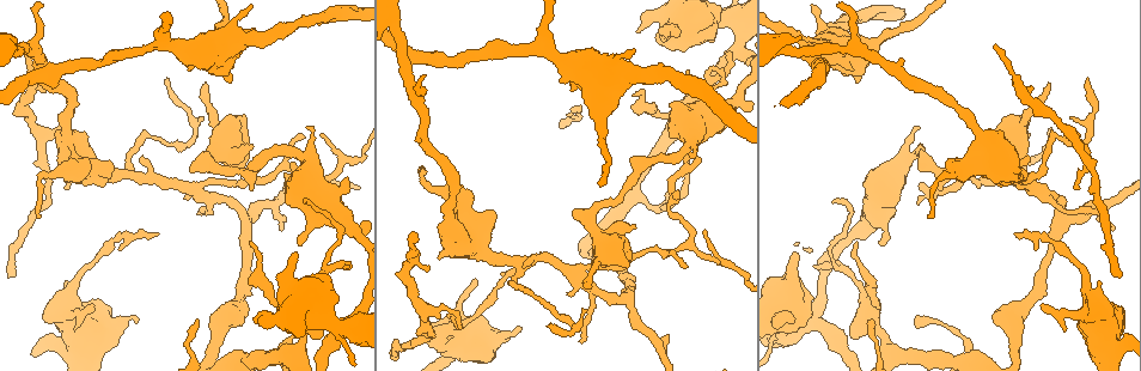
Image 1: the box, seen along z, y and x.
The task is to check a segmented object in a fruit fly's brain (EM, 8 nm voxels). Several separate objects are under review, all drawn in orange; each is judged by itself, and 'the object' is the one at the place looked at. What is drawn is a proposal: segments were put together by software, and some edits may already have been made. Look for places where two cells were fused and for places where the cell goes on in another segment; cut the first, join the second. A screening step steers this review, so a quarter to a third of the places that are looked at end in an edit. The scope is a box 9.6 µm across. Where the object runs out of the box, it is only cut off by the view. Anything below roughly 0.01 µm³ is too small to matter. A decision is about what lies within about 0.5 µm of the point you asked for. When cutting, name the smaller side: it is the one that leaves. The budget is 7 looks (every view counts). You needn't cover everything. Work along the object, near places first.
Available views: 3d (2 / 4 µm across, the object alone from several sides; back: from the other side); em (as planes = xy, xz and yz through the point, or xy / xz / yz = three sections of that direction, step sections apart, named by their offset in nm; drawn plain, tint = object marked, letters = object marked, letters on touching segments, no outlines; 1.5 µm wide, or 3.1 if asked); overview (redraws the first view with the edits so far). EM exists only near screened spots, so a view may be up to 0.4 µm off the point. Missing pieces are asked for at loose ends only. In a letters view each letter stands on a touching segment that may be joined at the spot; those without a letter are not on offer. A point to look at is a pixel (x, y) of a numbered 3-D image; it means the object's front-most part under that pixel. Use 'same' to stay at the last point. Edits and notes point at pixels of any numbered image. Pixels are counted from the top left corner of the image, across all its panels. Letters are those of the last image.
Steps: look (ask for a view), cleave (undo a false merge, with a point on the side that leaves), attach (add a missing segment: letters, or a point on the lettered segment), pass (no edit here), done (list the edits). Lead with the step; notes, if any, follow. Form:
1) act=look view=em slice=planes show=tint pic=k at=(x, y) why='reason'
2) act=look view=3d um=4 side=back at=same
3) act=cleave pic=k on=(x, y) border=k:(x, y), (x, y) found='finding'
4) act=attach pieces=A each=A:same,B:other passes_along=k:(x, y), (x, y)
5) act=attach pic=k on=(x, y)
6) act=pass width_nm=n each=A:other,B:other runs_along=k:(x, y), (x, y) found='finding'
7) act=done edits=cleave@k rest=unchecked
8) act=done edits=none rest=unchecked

act=look view=3d um=2 pic=1 at=(92, 304) why='free end'

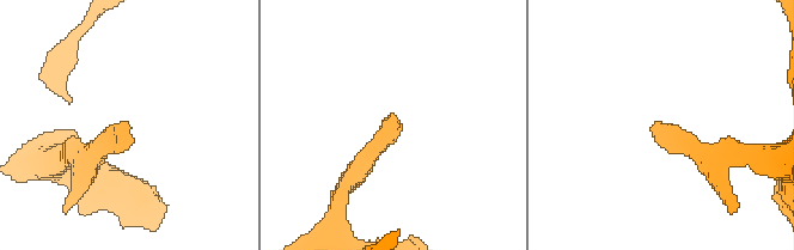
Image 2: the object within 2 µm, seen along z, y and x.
act=look view=em slice=planes show=letters pic=2 at=(129, 126)

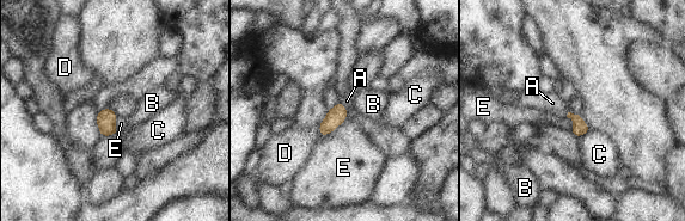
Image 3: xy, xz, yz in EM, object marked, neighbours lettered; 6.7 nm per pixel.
act=attach pieces=A each=A:same,B:other,C:other,D:other,E:other passes_along=3:(337, 115), (342, 104), (347, 100) found='it goes on there'

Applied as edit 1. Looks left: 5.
act=look view=em slice=xz step=8 show=letters pic=1 at=(995, 45) why='branch stops here'

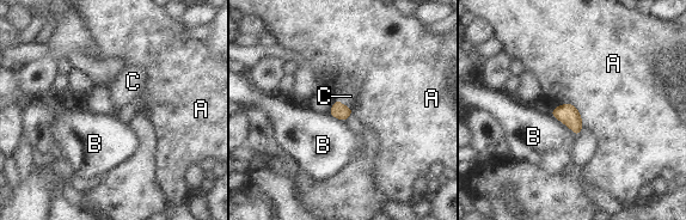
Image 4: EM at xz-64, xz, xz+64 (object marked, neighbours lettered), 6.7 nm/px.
act=attach pieces=C each=A:other,B:other,C:same found='the cell continues'

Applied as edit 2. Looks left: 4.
act=look view=overview why='see it whole again'

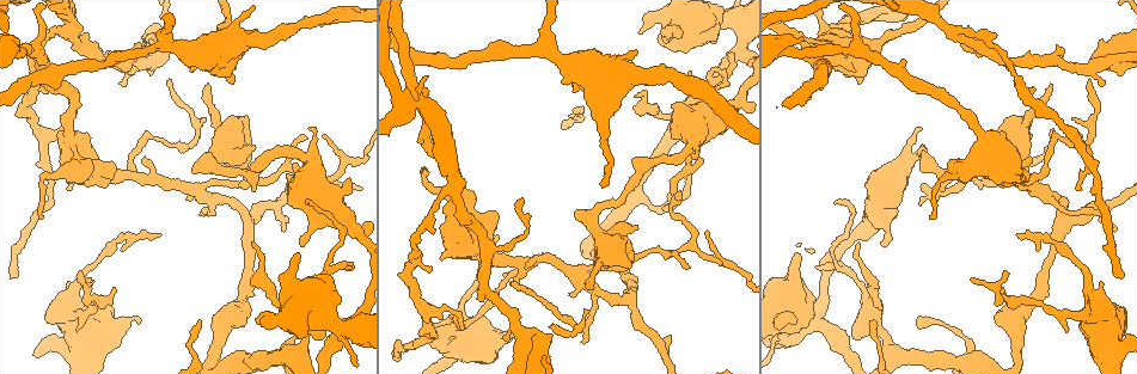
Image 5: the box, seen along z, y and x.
act=look view=3d um=4 pic=5 at=(628, 264) why='stops while still wide'

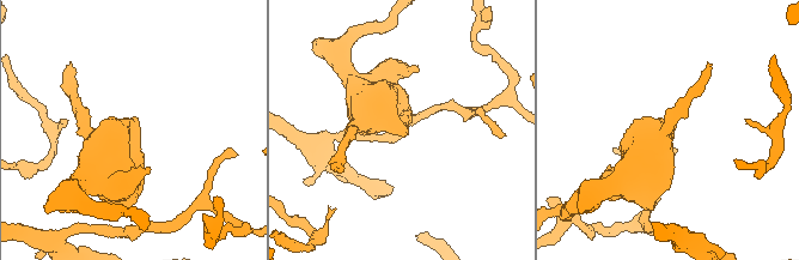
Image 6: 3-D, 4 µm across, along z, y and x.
act=look view=em slice=planes show=letters pic=6 at=(403, 135) why='need the tissue'

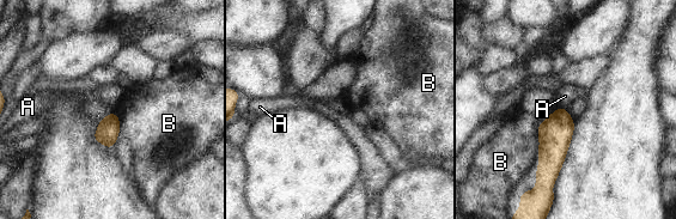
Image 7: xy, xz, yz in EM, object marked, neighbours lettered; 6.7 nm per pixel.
act=pass longest_contact=B:300nm each=A:other,B:other runs_along=7:(560, 110), (544, 198) found='none of them fits'

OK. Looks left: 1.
act=done edits=attach@3,attach@4 rest=unchecked

